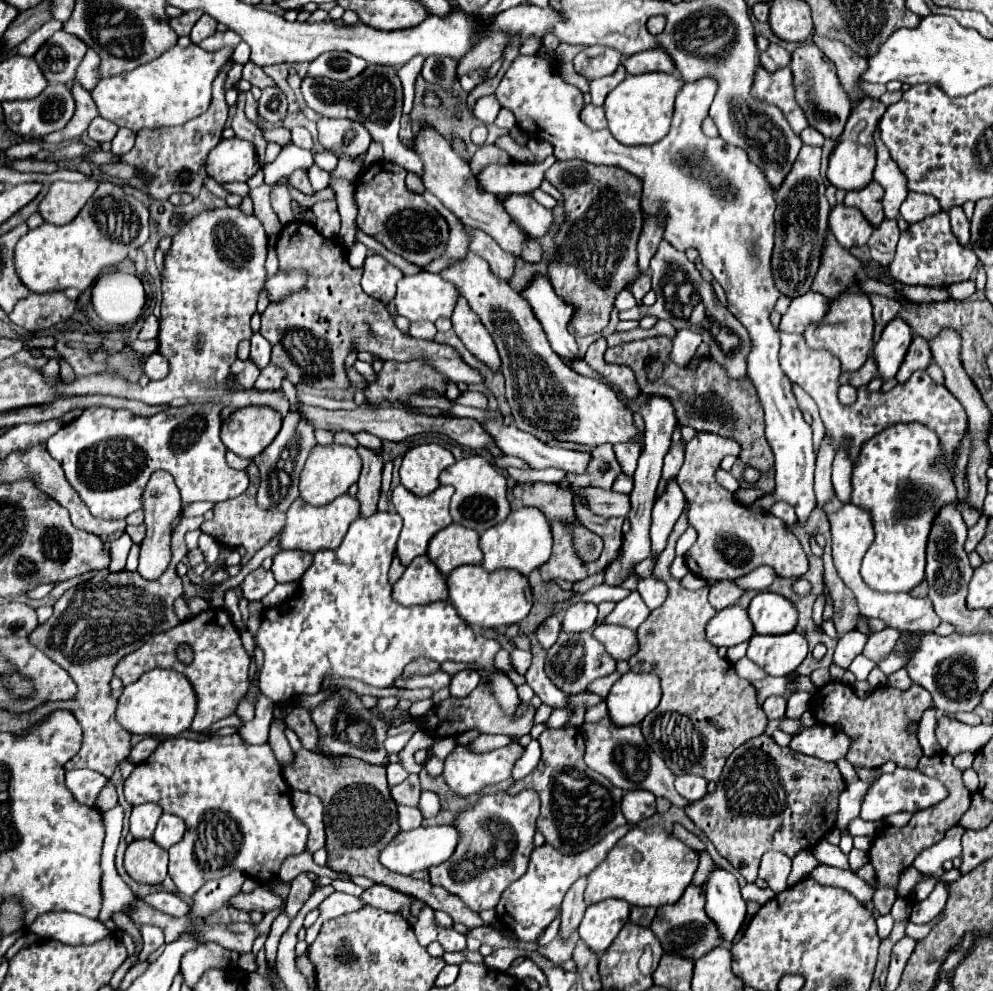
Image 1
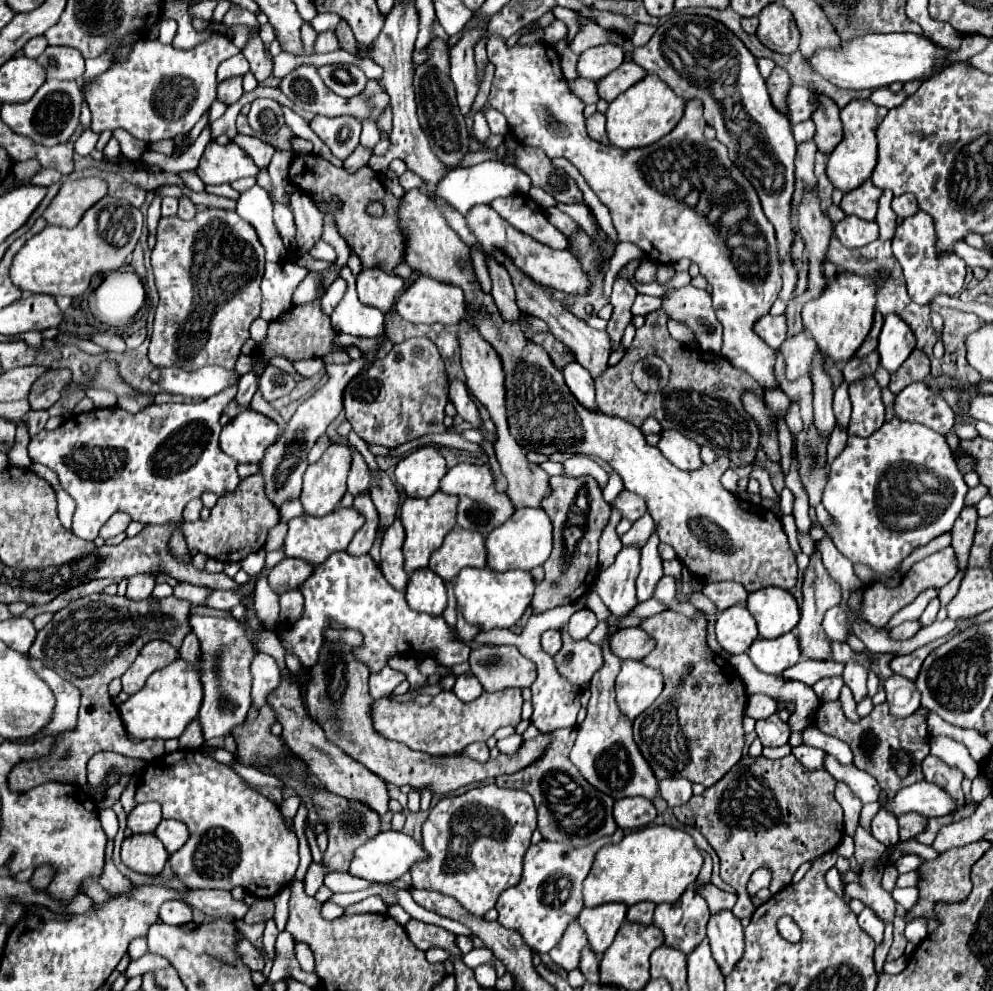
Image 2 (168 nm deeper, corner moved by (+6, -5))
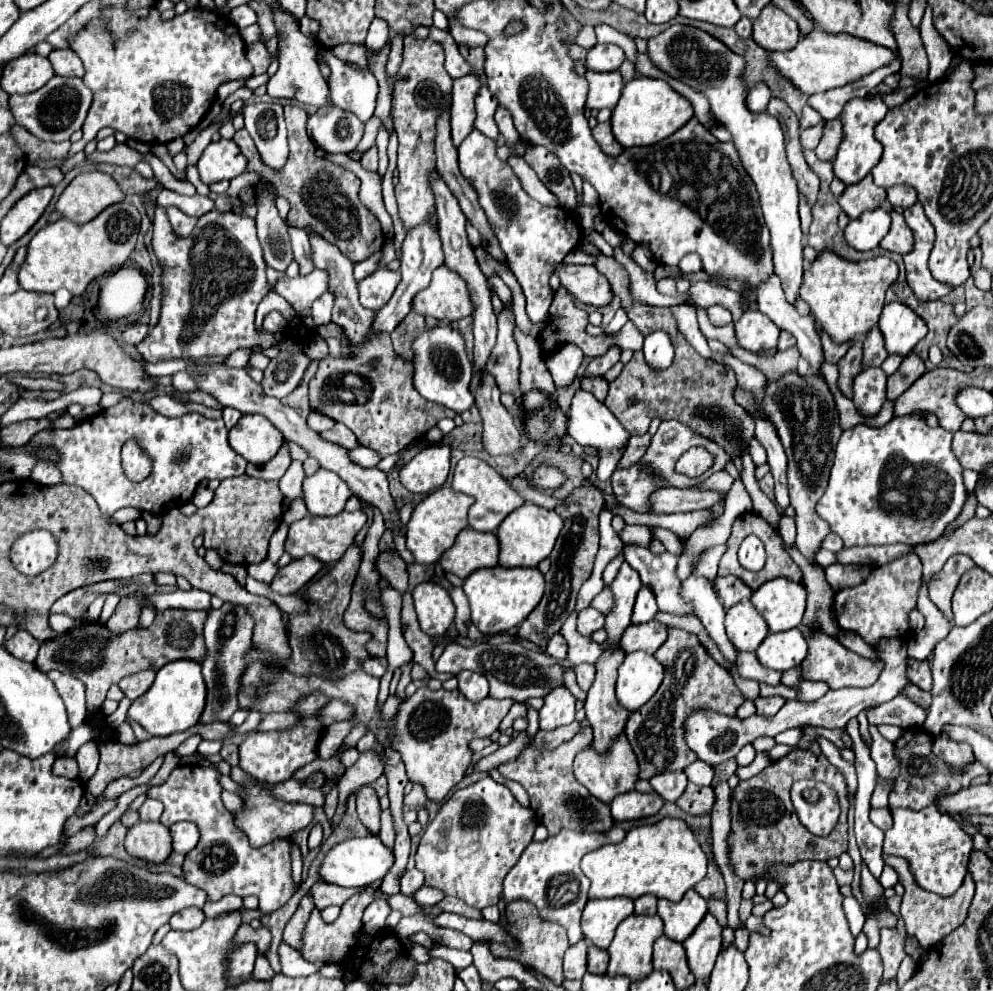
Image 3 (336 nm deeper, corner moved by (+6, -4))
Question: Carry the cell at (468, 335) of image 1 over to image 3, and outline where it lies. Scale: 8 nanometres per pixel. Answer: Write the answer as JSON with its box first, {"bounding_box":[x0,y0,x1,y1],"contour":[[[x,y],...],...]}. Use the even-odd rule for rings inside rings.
{"bounding_box":[472,374,522,456],"contour":[[[484,374],[478,388],[472,392],[476,406],[484,422],[482,444],[490,456],[518,454],[522,450],[520,430],[514,424],[512,414],[500,404],[500,390],[490,374]]]}

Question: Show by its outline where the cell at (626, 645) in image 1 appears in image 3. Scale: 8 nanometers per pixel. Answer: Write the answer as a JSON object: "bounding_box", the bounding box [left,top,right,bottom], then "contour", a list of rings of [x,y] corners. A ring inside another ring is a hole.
{"bounding_box":[620,620,668,654],"contour":[[[652,620],[646,624],[628,626],[622,634],[620,644],[624,652],[644,650],[648,654],[654,654],[666,642],[666,636],[668,636],[668,628],[658,620]]]}

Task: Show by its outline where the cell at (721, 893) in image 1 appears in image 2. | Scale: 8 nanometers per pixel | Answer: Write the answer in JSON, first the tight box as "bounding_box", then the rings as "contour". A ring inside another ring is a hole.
{"bounding_box":[706,909,744,975],"contour":[[[730,909],[712,913],[706,925],[706,937],[716,963],[720,965],[722,973],[728,975],[744,953],[744,929],[740,919]]]}

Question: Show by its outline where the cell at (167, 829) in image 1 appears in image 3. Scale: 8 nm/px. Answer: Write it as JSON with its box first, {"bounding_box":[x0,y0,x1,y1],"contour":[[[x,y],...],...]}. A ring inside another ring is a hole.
{"bounding_box":[170,822,200,854],"contour":[[[192,822],[172,824],[170,834],[172,834],[174,852],[178,852],[178,854],[188,854],[192,848],[196,848],[196,844],[200,840],[200,832],[198,832],[196,824],[192,824]]]}

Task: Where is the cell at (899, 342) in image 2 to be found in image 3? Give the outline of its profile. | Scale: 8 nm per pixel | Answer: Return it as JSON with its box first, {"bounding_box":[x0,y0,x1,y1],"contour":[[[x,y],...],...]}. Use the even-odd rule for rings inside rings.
{"bounding_box":[880,302,928,356],"contour":[[[890,302],[880,314],[880,330],[888,354],[906,356],[928,332],[924,320],[900,302]]]}

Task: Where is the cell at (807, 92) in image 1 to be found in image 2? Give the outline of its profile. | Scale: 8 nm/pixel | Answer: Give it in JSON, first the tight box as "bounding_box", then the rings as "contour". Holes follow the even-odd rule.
{"bounding_box":[812,91,842,155],"contour":[[[812,91],[812,95],[818,99],[818,109],[816,113],[812,113],[812,121],[816,125],[814,141],[818,145],[818,151],[828,155],[842,139],[840,109],[828,95],[816,93],[816,91]]]}

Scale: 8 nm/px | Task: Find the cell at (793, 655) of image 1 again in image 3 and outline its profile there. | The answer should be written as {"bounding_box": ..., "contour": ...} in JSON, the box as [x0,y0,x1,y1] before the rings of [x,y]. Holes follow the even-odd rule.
{"bounding_box":[756,628,808,672],"contour":[[[792,628],[788,632],[768,634],[764,638],[764,642],[758,646],[756,656],[764,666],[776,664],[776,666],[768,666],[768,668],[776,668],[776,670],[784,672],[788,668],[802,664],[802,660],[806,658],[806,652],[808,652],[808,642],[806,642],[802,630]]]}

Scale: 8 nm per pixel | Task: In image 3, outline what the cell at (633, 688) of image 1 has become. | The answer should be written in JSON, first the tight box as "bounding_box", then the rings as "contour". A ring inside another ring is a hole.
{"bounding_box":[618,652,664,712],"contour":[[[646,652],[626,654],[626,660],[618,670],[618,702],[630,712],[638,710],[642,704],[646,704],[648,698],[652,698],[652,694],[662,684],[662,678],[664,668],[654,656]]]}

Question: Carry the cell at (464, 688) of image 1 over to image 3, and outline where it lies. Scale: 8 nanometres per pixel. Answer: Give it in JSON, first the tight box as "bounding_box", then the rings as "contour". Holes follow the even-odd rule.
{"bounding_box":[456,670,488,702],"contour":[[[462,670],[456,674],[458,678],[458,688],[460,692],[470,700],[470,702],[480,702],[482,698],[488,696],[488,680],[480,672],[472,670]]]}

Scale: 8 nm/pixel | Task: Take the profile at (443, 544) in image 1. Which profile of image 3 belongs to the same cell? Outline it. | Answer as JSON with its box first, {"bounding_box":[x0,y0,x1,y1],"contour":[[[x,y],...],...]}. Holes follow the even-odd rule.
{"bounding_box":[438,528,500,580],"contour":[[[464,528],[464,532],[458,534],[456,544],[448,552],[444,552],[438,562],[444,572],[452,572],[464,580],[474,570],[498,566],[498,548],[500,544],[494,532]]]}

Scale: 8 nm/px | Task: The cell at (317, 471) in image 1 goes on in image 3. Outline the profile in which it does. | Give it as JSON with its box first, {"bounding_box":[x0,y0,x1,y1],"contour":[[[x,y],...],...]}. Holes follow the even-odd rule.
{"bounding_box":[304,468,352,516],"contour":[[[320,468],[314,476],[304,478],[304,498],[312,516],[340,514],[350,496],[352,492],[344,480],[324,468]]]}

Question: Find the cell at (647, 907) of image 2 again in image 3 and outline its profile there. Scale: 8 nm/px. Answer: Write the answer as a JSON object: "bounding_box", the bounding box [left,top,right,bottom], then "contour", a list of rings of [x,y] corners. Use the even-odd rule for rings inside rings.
{"bounding_box":[634,894,656,914],"contour":[[[646,894],[646,896],[640,896],[634,900],[634,906],[636,906],[636,914],[656,914],[656,896],[652,894]]]}

